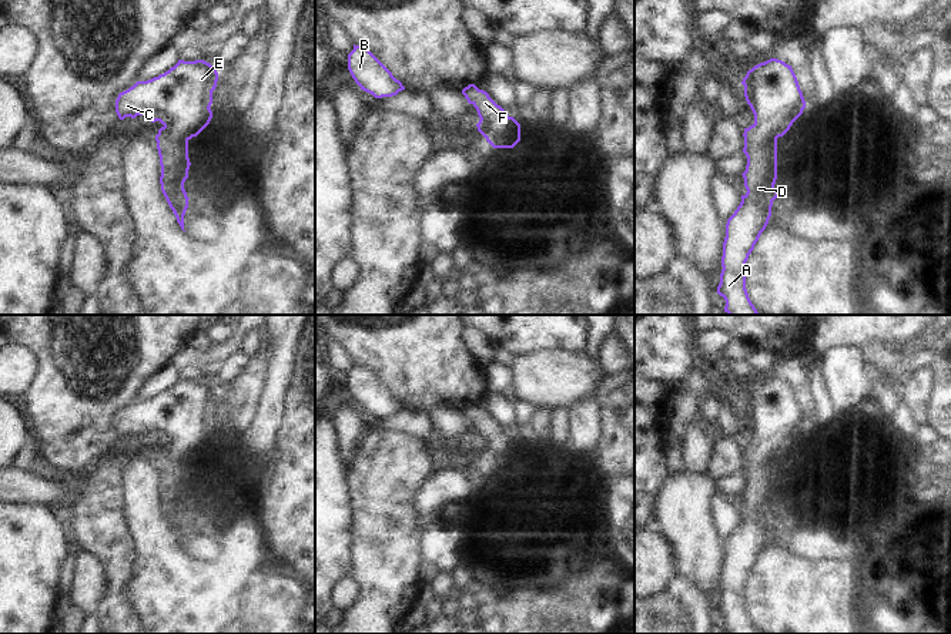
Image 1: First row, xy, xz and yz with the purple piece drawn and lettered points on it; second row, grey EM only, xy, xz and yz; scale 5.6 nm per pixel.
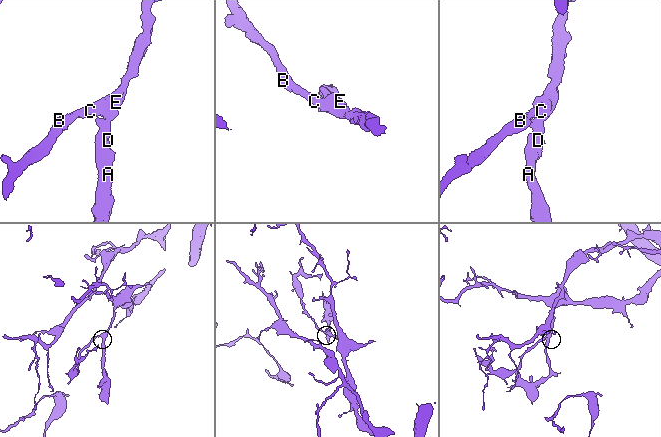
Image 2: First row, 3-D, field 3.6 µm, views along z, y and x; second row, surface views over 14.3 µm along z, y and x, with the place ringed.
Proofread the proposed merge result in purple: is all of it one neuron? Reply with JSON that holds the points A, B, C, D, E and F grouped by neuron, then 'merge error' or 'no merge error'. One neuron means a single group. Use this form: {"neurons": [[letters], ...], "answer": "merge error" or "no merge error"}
{"neurons": [["A", "B", "C", "D", "E", "F"]], "answer": "no merge error"}

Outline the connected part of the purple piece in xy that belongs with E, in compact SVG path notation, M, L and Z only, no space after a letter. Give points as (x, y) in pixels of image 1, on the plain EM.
M178 379L164 393L137 400L115 419L120 439L144 435L151 442L163 443L155 454L161 484L160 503L183 550L190 519L184 509L191 484L188 460L212 437L210 426L218 400L217 389L204 379Z

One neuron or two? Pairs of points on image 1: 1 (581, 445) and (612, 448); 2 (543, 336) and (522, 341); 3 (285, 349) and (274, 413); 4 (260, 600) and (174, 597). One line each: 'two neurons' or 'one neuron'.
1: two neurons
2: one neuron
3: one neuron
4: two neurons

